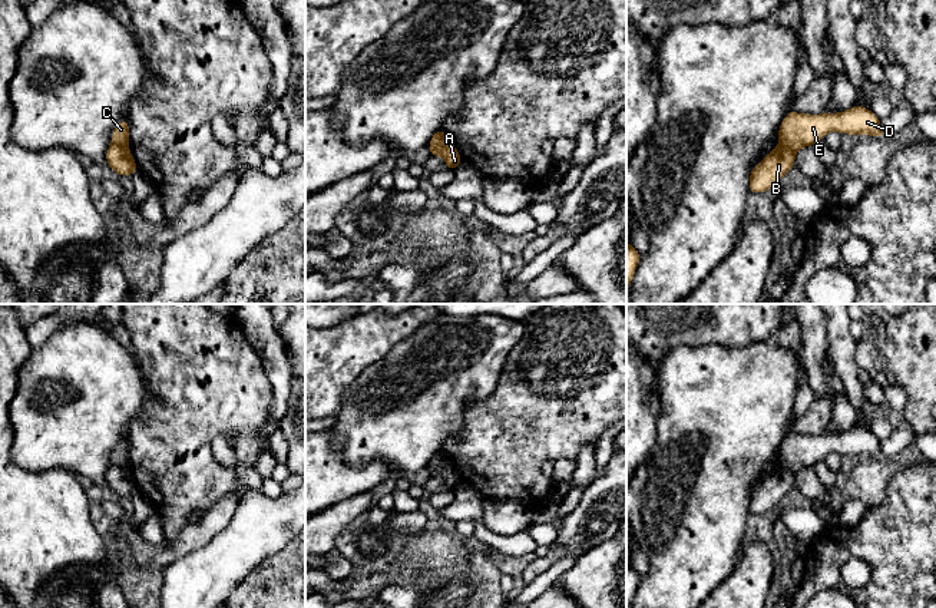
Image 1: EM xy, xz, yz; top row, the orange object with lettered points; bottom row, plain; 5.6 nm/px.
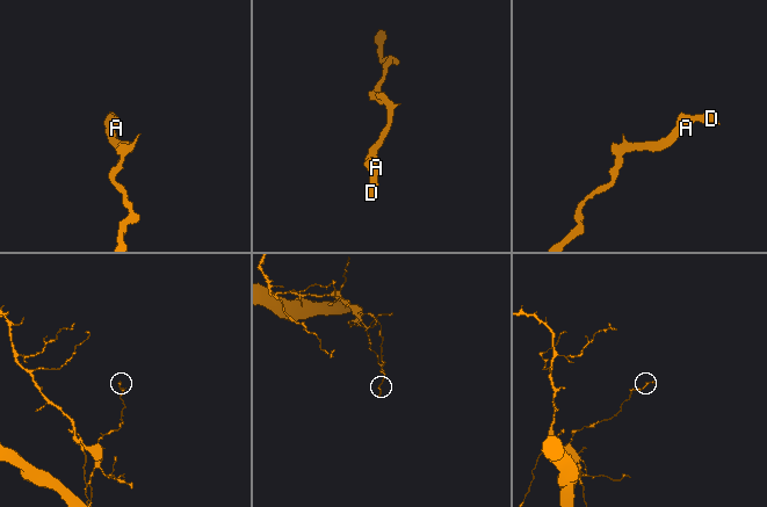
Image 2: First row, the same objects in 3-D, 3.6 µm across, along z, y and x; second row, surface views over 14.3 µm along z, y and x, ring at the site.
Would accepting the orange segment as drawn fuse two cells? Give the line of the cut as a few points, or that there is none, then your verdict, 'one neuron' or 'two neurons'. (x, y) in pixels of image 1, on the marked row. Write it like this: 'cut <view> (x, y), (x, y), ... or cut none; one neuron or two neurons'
cut xz (447, 139), (429, 146); two neurons

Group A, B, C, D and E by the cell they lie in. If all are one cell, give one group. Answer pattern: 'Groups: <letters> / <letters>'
Groups: A C D E / B

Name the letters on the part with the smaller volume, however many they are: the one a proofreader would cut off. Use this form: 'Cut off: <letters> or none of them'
Cut off: A, C, D, E

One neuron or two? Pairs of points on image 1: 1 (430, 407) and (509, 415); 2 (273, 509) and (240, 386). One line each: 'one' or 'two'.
1: two
2: two

